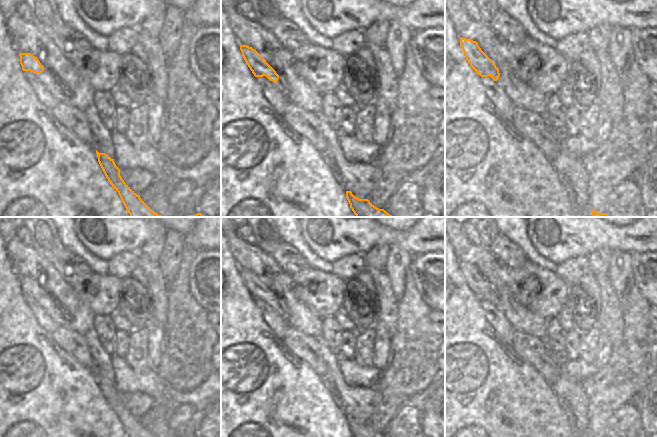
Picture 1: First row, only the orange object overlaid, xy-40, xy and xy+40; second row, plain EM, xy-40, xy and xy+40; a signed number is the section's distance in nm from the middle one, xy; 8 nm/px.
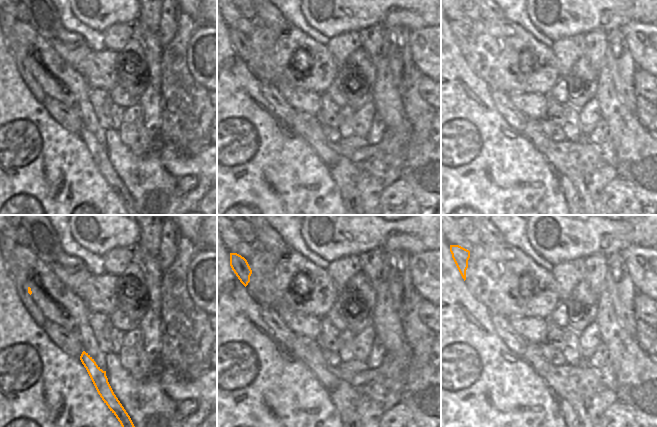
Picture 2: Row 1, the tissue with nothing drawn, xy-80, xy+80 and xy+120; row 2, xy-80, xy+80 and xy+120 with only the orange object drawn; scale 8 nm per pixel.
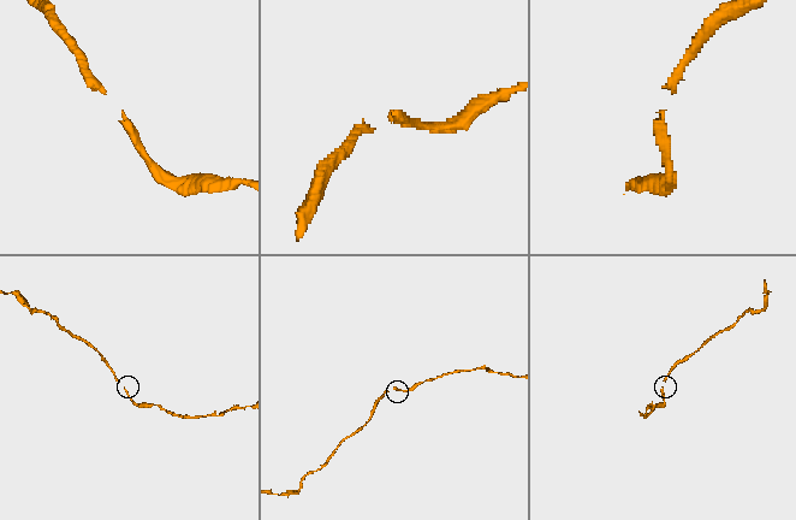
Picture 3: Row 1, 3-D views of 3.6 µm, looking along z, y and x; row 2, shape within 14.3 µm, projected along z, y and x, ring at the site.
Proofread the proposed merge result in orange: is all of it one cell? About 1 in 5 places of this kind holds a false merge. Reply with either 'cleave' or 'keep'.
keep

